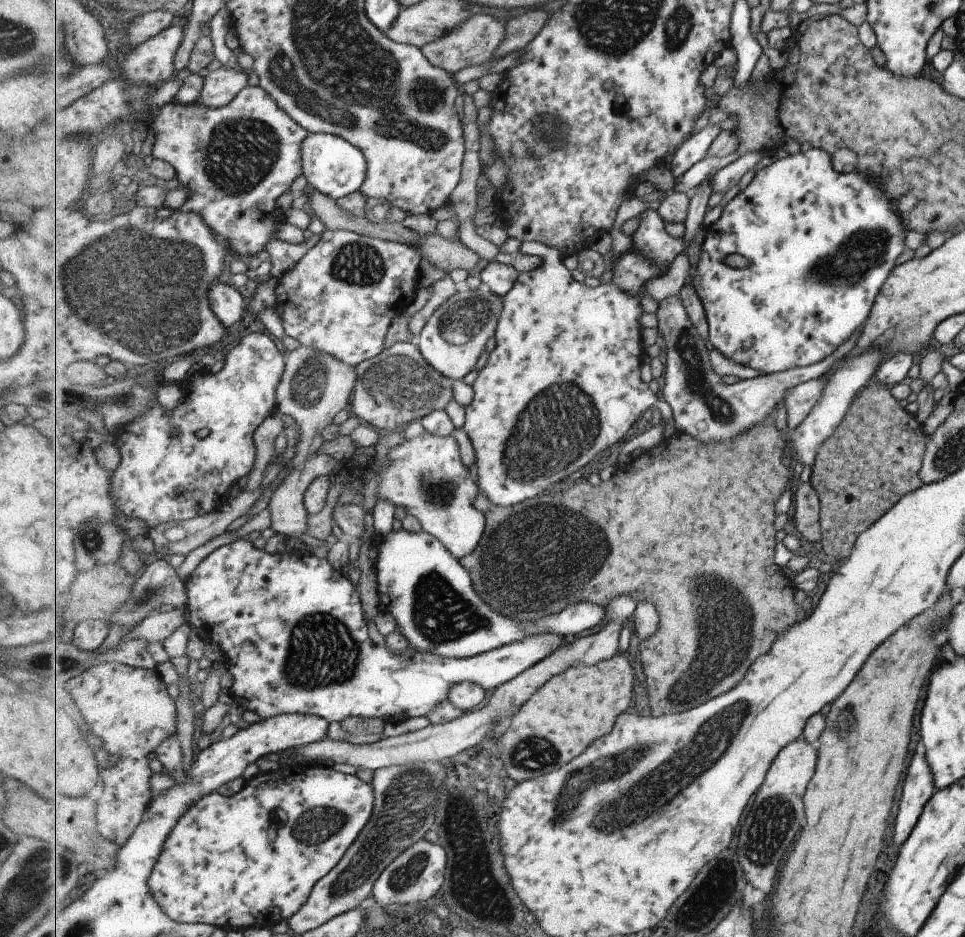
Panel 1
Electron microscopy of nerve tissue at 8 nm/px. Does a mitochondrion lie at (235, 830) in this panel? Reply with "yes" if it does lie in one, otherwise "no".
no

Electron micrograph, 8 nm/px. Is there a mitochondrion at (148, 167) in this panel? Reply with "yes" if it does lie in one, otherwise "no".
no

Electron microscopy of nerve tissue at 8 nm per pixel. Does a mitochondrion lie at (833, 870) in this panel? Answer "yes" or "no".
no

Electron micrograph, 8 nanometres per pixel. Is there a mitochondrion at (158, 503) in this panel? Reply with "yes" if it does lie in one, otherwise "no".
no

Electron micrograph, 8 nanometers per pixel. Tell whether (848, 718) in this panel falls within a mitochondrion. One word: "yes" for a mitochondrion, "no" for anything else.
yes

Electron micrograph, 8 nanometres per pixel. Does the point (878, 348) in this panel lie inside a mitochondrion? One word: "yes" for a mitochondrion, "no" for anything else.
no

